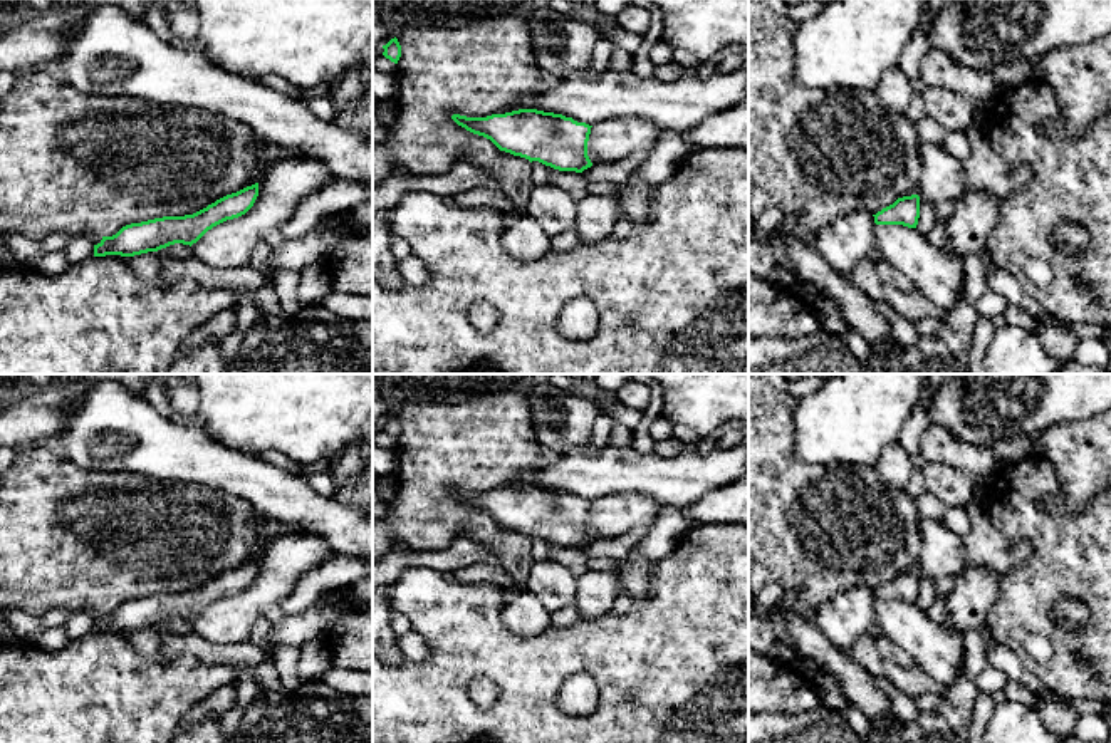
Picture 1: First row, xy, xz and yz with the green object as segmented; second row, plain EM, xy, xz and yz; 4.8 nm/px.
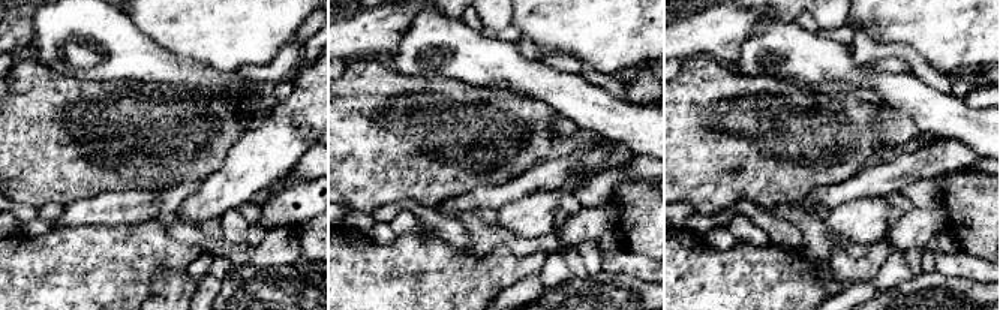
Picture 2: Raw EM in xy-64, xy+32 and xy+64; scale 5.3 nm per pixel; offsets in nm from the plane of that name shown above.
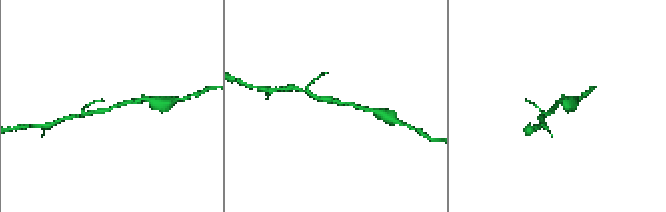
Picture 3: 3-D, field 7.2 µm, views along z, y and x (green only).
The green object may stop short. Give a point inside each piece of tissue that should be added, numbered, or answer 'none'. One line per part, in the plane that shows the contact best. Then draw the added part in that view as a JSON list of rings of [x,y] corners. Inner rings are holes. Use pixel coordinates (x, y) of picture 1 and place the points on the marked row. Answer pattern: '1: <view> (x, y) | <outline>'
none

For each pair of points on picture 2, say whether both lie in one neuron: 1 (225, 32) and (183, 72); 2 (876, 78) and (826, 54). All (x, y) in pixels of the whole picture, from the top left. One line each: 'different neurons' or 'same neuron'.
1: different neurons
2: same neuron

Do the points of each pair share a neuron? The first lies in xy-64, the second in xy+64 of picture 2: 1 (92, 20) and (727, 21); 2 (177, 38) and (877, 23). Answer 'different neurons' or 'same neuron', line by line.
1: different neurons
2: same neuron

